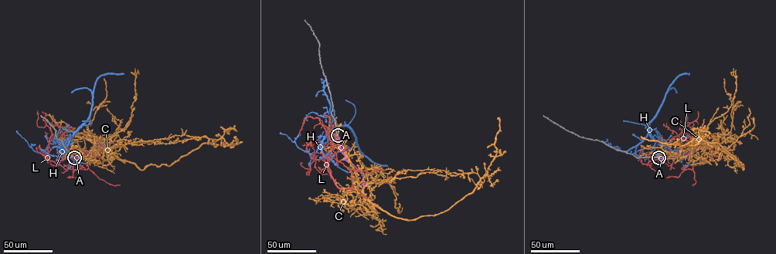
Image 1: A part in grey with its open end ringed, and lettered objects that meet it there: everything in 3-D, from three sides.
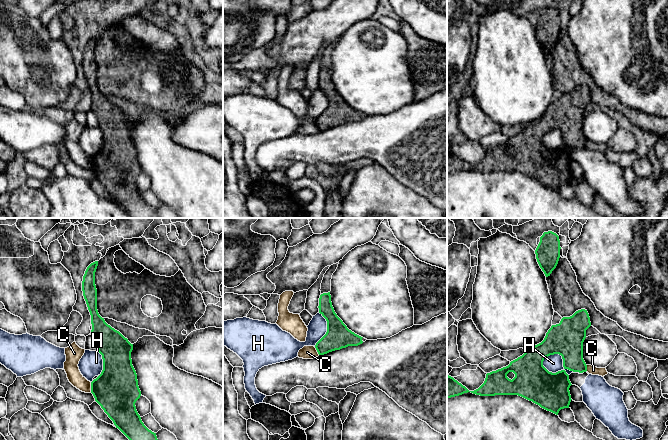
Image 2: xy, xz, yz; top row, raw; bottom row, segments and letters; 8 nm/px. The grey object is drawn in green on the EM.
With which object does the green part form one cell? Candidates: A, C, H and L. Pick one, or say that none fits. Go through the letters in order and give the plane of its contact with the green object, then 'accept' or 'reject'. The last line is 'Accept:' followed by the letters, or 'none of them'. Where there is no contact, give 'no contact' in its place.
A: no contact | accept
C: xy | reject
H: yz | reject
L: no contact | reject
Accept: A

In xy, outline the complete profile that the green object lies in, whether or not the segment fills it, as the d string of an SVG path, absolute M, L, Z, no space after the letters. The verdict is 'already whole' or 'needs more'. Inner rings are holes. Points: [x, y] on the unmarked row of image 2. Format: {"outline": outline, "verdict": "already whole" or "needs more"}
{"outline": "M98 37L91 39L83 52L82 67L88 86L91 91L91 111L98 118L98 128L102 131L103 146L91 158L91 169L95 177L101 182L108 193L113 197L130 218L158 218L156 209L149 206L141 196L135 179L141 172L138 162L137 150L132 141L131 128L133 120L119 107L108 101L97 86L97 65L95 61L95 48Z", "verdict": "already whole"}

